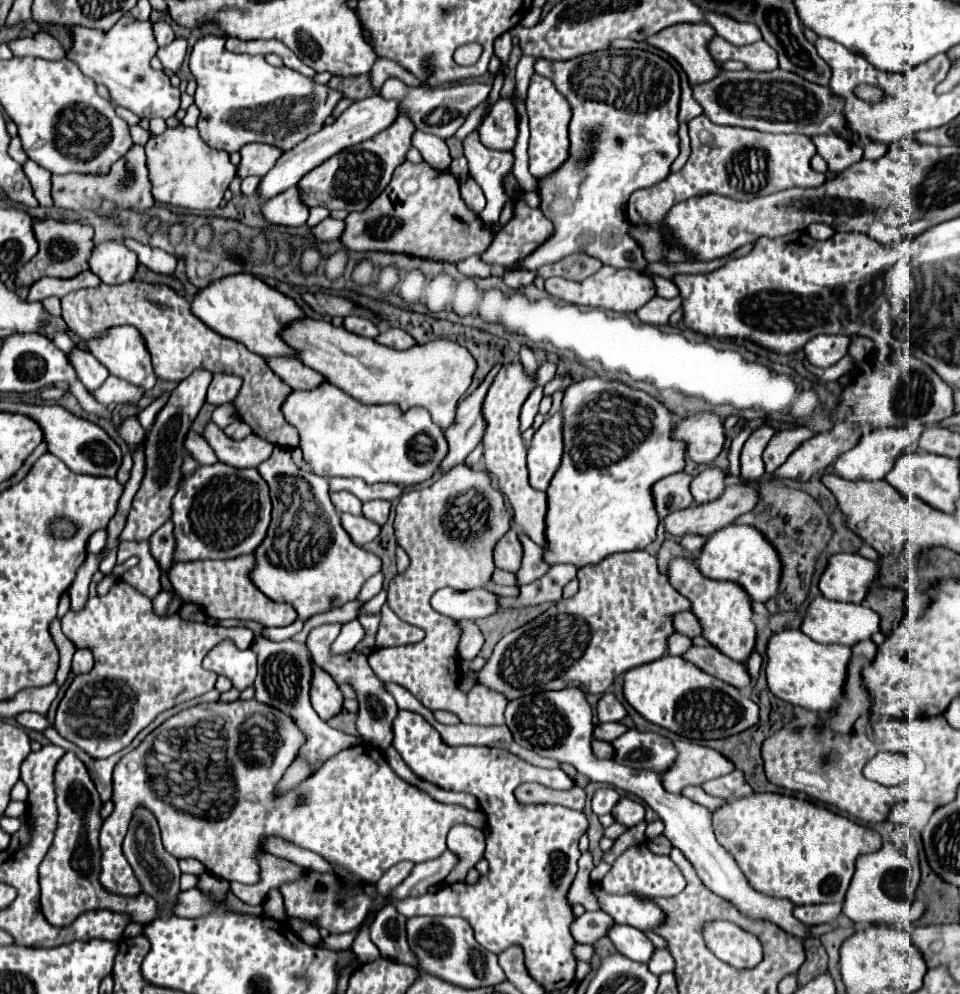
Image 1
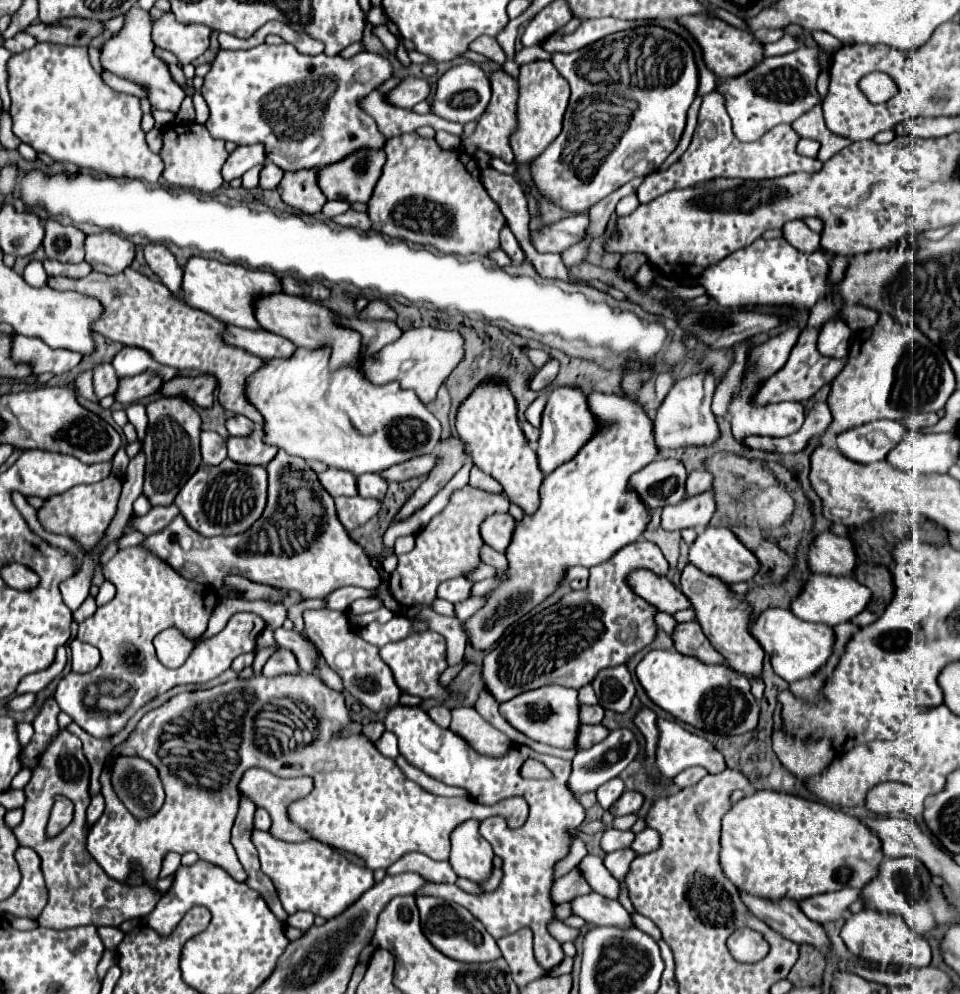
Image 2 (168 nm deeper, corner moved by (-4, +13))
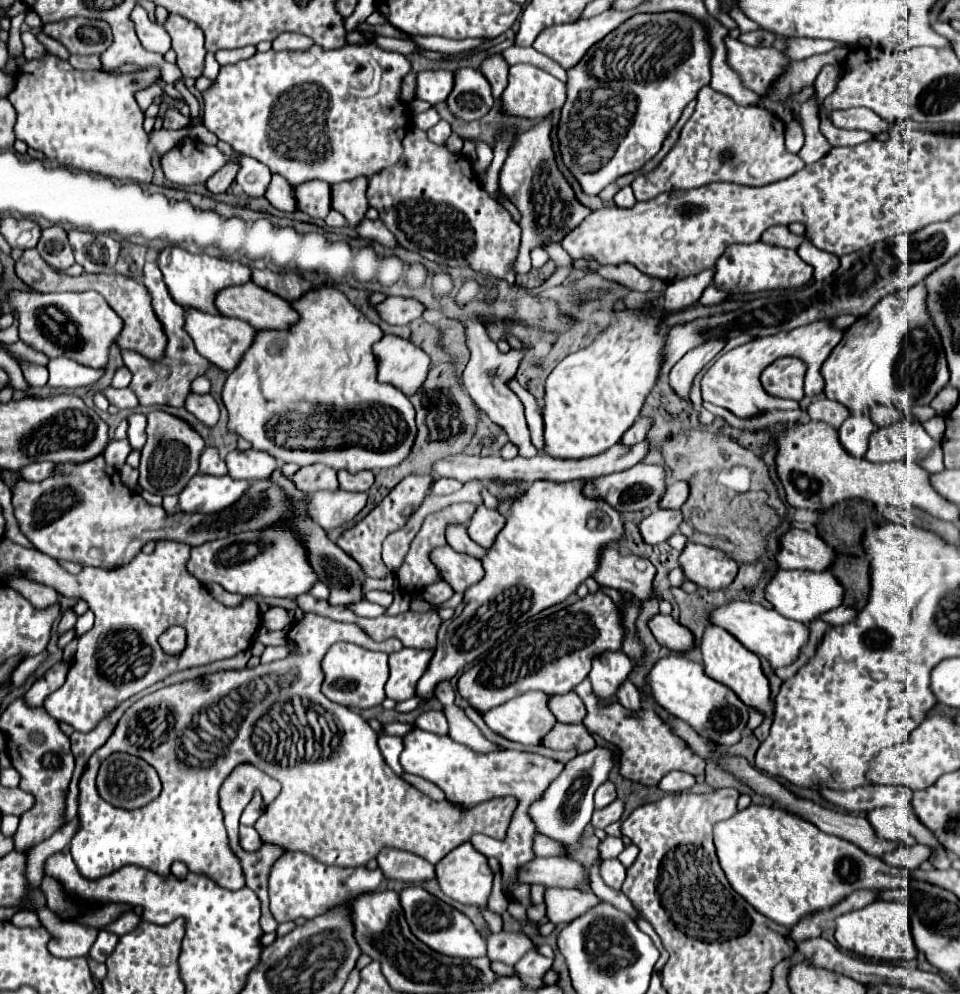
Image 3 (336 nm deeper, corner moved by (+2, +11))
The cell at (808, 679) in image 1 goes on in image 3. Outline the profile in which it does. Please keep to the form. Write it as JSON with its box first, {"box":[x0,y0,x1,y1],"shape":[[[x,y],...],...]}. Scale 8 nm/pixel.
{"box":[710,602,810,670],"shape":[[[730,602],[726,606],[720,606],[710,614],[710,622],[728,630],[750,652],[764,656],[770,662],[772,670],[778,670],[782,666],[790,666],[792,662],[796,662],[804,644],[810,638],[810,628],[806,624],[796,622],[796,620],[786,620],[776,610],[768,610],[768,608],[764,608],[760,604],[752,604],[752,602]]]}

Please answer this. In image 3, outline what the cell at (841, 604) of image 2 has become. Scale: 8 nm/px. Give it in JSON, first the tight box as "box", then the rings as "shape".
{"box":[766,570,844,624],"shape":[[[780,570],[766,586],[766,600],[784,618],[792,618],[808,624],[812,620],[818,620],[822,614],[844,604],[844,586],[836,580],[836,576],[830,570],[824,572]]]}

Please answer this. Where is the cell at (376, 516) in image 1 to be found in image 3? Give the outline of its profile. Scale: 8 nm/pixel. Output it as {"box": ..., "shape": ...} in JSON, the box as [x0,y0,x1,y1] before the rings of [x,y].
{"box":[338,470,374,492],"shape":[[[346,470],[338,472],[338,482],[342,490],[348,492],[368,492],[370,486],[374,484],[374,472],[364,470],[362,474],[350,474]]]}

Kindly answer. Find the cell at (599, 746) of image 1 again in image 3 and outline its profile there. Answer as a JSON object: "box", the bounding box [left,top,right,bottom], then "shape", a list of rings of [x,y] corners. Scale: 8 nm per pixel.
{"box":[542,724,596,754],"shape":[[[560,724],[546,734],[542,740],[546,748],[552,750],[576,750],[578,754],[584,754],[586,750],[592,750],[596,746],[592,734],[586,730],[584,724]]]}

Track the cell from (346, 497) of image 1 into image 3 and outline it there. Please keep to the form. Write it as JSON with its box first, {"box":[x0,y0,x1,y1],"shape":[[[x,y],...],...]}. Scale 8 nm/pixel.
{"box":[294,464,338,494],"shape":[[[310,464],[294,474],[298,490],[314,494],[318,490],[338,490],[338,470],[324,464]]]}

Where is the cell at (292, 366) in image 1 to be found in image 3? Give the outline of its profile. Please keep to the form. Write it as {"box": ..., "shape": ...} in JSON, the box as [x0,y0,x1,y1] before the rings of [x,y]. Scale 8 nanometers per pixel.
{"box":[186,308,256,372],"shape":[[[188,308],[188,316],[186,316],[186,332],[194,338],[196,350],[210,360],[214,366],[218,366],[224,372],[234,370],[234,366],[240,364],[242,356],[246,354],[246,350],[254,344],[256,340],[256,330],[238,320],[238,318],[226,318],[226,316],[214,316],[214,314],[206,314],[194,308]]]}

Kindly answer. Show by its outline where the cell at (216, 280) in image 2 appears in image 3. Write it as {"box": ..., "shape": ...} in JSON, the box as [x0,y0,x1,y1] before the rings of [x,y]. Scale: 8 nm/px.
{"box":[158,246,252,314],"shape":[[[178,246],[162,250],[158,256],[158,264],[164,274],[164,282],[168,286],[170,296],[184,308],[196,308],[208,314],[220,314],[216,308],[216,296],[220,290],[230,286],[240,286],[252,280],[250,268],[242,266],[240,262],[226,262],[206,254],[190,254],[188,250]]]}

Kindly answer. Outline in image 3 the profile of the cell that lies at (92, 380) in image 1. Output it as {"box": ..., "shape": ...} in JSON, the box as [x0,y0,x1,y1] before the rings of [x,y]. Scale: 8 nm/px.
{"box":[102,386,138,408],"shape":[[[108,386],[104,392],[102,392],[108,402],[116,408],[136,408],[138,406],[138,400],[134,398],[134,392],[130,388],[124,388],[124,390],[118,390],[114,386]]]}

